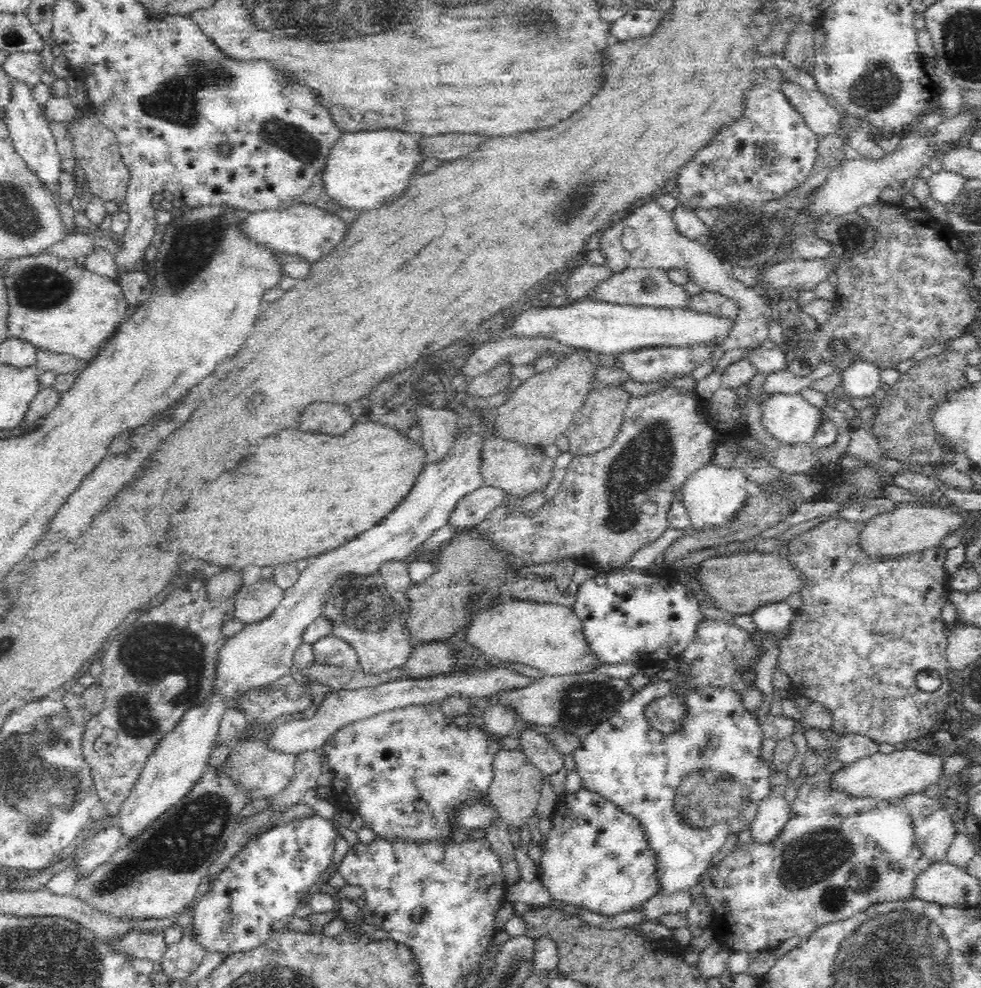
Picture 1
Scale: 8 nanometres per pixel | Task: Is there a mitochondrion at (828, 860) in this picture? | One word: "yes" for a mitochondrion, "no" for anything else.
yes

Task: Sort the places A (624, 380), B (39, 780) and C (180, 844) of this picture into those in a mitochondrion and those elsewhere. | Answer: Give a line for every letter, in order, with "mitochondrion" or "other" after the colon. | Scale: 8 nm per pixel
A: other
B: mitochondrion
C: mitochondrion

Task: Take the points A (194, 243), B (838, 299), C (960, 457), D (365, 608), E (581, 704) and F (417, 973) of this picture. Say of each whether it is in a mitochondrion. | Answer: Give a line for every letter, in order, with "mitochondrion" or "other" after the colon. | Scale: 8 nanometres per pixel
A: mitochondrion
B: other
C: other
D: mitochondrion
E: mitochondrion
F: other

